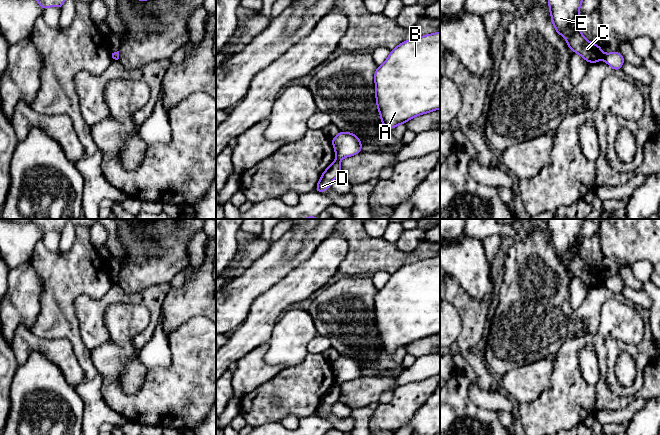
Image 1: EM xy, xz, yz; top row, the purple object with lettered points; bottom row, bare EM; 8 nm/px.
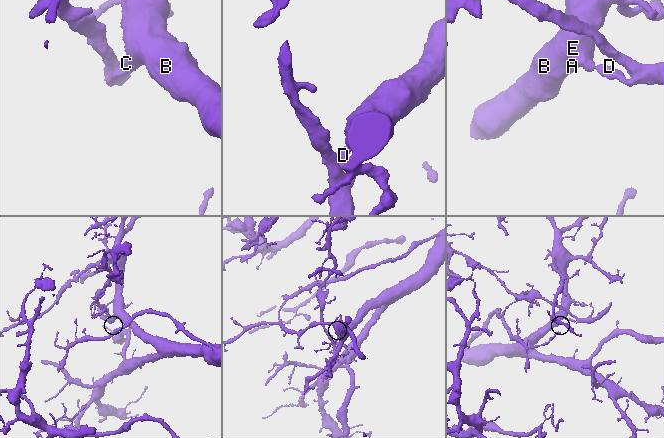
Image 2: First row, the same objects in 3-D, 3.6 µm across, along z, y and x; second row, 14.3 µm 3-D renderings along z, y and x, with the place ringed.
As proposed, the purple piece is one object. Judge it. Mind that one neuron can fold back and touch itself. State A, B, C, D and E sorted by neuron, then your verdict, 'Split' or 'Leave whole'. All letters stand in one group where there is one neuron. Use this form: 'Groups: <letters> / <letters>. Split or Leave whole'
Groups: A B C E / D. Split

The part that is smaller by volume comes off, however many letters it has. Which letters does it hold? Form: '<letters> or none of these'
D

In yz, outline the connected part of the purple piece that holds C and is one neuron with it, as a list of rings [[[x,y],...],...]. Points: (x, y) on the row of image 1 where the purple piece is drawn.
[[[548,0],[551,22],[558,34],[564,35],[567,46],[588,64],[604,58],[600,45],[589,42],[581,33],[579,9],[583,0]]]

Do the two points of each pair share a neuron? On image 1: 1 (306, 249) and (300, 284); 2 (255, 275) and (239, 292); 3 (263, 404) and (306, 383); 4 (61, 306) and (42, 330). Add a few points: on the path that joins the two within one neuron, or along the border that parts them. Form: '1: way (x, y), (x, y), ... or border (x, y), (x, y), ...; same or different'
1: border (320, 243), (305, 260), (286, 275); different
2: way (252, 279), (243, 288); same
3: way (273, 393), (280, 386), (295, 386); same
4: way (57, 312), (57, 315), (48, 324); same

